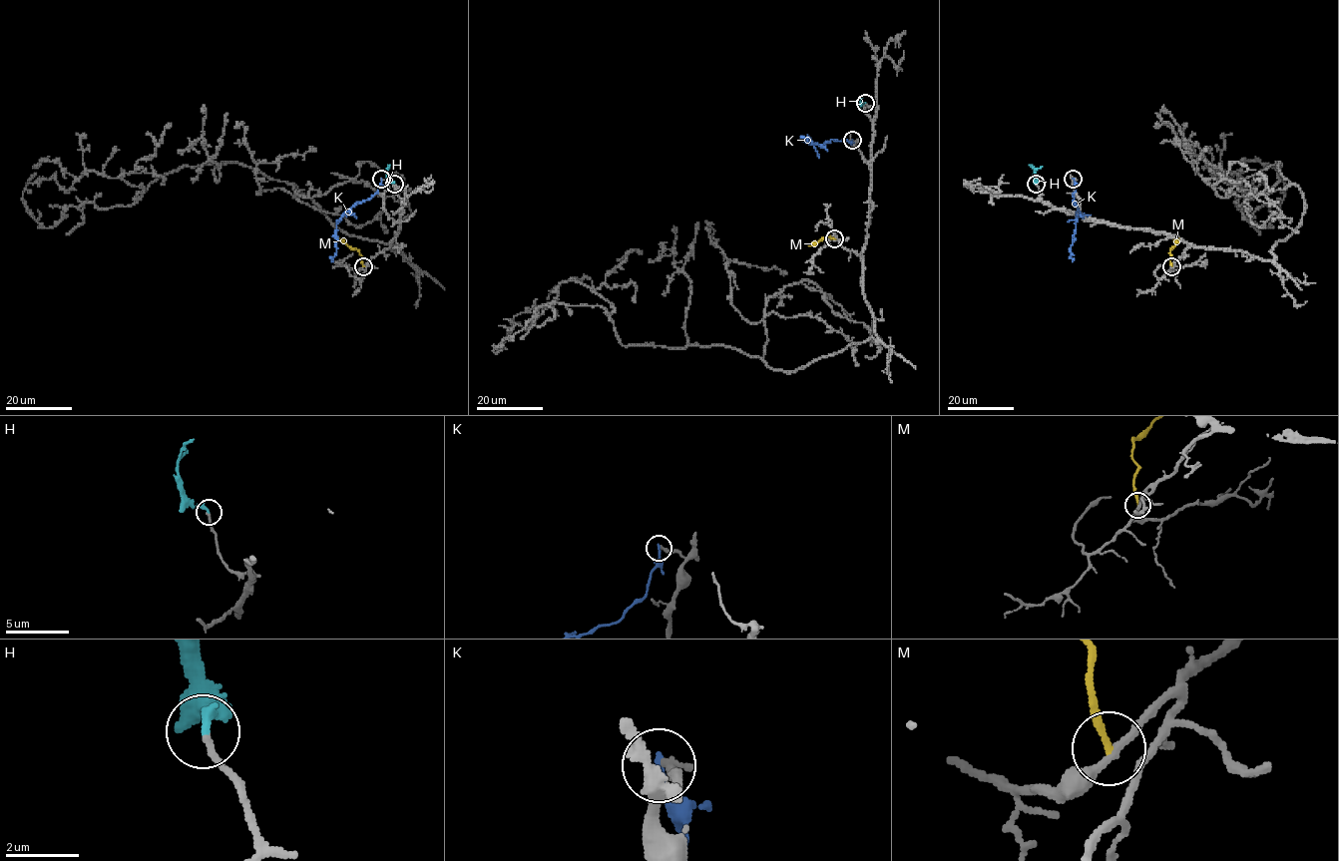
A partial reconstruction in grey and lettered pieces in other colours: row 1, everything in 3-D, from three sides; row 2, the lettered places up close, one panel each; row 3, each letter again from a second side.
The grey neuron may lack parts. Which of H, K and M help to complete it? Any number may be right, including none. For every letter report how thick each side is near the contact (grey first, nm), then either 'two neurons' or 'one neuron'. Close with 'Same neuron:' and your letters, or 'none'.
H: 190 nm thick on the grey side, 280 nm on the other; one neuron
K: 240 nm thick on the grey side, 200 nm on the other; two neurons
M: 200 nm thick on the grey side, 220 nm on the other; two neurons
Same neuron: H

